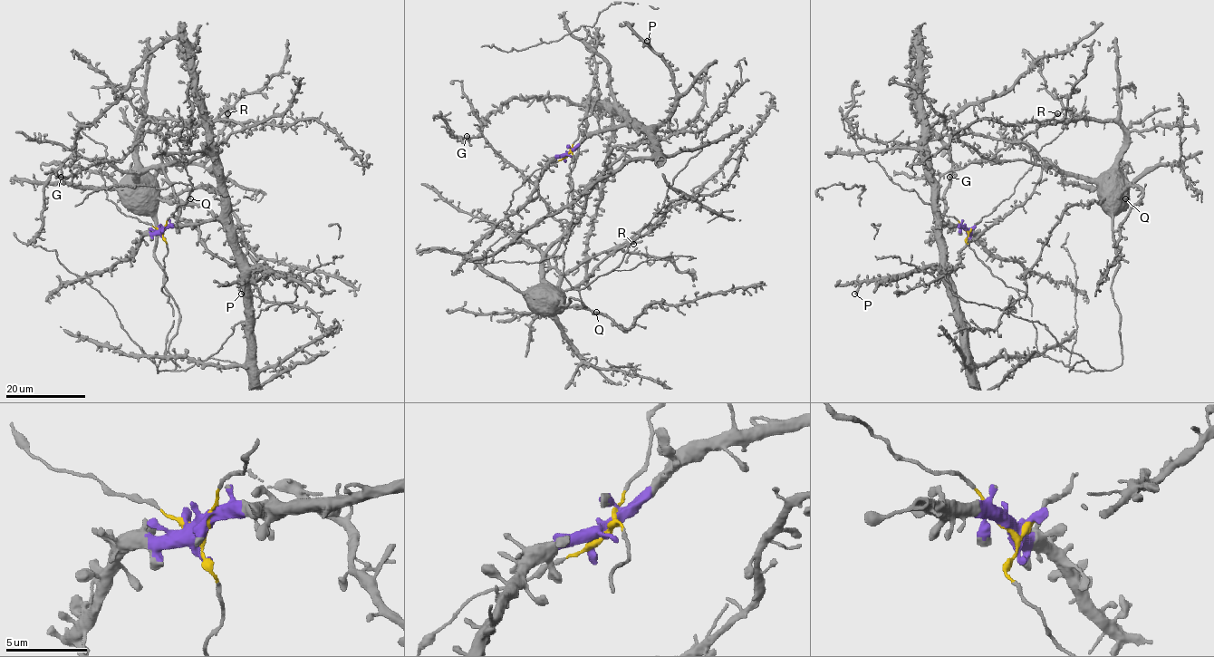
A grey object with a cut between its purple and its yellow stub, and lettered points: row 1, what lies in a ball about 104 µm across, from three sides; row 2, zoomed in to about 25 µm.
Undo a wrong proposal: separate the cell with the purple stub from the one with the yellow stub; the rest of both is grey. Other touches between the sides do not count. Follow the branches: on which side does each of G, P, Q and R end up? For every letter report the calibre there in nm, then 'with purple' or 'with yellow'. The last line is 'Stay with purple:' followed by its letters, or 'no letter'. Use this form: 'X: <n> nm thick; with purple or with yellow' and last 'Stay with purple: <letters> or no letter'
G: 440 nm thick; with purple
P: 440 nm thick; with purple
Q: 360 nm thick; with yellow
R: 400 nm thick; with yellow
Stay with purple: G, P

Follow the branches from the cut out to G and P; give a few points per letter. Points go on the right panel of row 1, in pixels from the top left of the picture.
G: (967, 231), (936, 215), (918, 39), (910, 53), (912, 111), (934, 130), (949, 154), (949, 177)
P: (967, 231), (939, 221), (939, 266), (924, 266), (896, 275), (865, 279), (854, 294)

